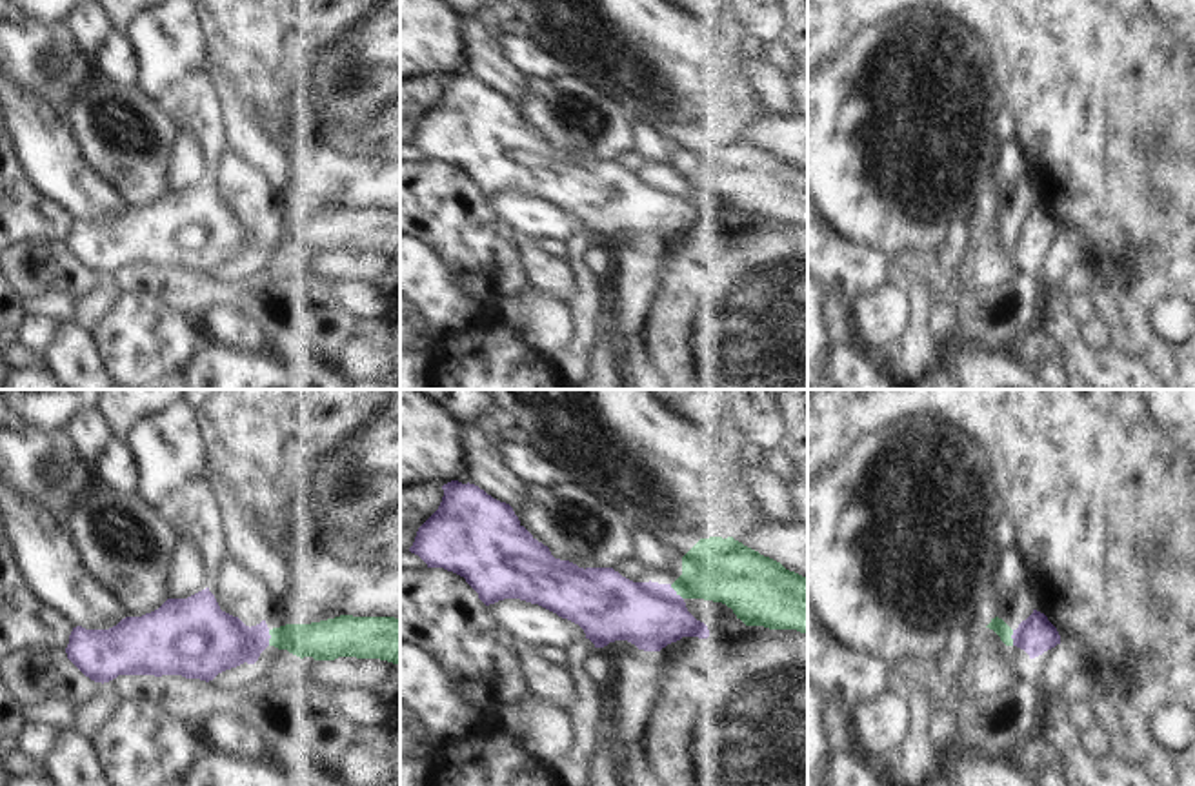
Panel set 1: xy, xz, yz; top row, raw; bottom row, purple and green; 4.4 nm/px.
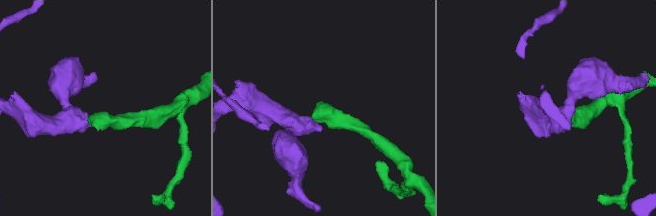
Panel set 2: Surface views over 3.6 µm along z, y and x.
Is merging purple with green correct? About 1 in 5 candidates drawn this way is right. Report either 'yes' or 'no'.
no

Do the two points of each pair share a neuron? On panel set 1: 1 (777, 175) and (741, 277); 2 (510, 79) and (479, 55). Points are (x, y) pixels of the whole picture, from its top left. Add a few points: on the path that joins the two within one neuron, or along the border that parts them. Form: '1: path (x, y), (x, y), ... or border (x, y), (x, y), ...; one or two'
1: border (748, 217), (788, 222); two
2: path (502, 77), (486, 60); one

